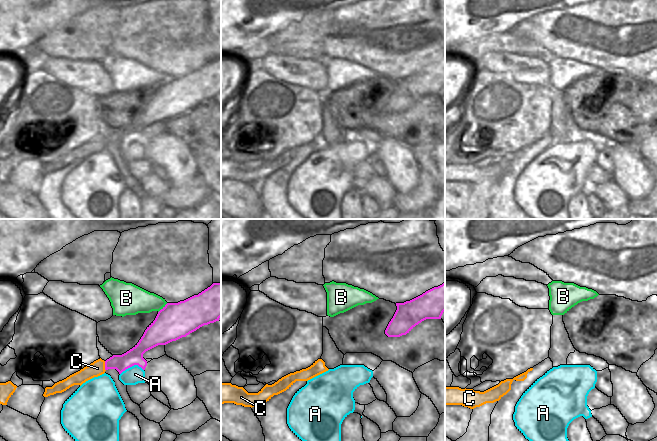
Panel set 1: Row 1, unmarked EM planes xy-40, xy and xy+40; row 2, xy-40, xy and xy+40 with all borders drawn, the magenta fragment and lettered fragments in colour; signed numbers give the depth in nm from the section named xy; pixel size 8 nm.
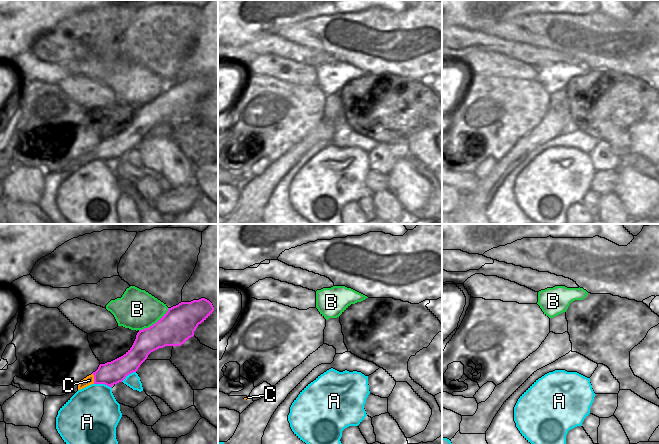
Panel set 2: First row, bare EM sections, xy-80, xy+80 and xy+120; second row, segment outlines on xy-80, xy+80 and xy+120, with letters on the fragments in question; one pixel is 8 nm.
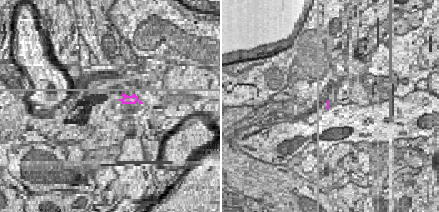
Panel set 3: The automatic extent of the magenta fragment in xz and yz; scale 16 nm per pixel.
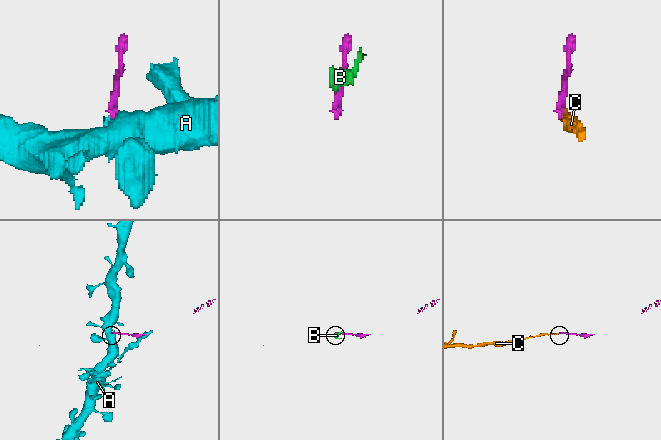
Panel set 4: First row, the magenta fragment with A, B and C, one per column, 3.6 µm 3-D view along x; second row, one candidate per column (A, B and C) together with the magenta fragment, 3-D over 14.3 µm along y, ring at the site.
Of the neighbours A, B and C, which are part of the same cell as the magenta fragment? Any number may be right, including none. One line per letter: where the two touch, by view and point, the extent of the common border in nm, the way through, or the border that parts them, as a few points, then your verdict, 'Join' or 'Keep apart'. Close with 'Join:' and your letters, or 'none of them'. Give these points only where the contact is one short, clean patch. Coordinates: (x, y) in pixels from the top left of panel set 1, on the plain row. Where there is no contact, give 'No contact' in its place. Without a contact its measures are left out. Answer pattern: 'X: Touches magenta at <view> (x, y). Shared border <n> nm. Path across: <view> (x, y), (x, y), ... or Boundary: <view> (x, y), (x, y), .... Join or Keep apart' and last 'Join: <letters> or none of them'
A: Touches magenta at xy-40 (131, 142). Shared border 200 nm. Boundary: xy-40 (143, 145), (137, 141), (132, 141), (120, 150). Keep apart
B: Touches magenta at xy-40 (163, 84). Shared border 110 nm. Boundary: xy-40 (167, 79), (158, 88). Keep apart
C: Touches magenta at xy-40 (105, 142). Shared border 80 nm. Join
Join: C

